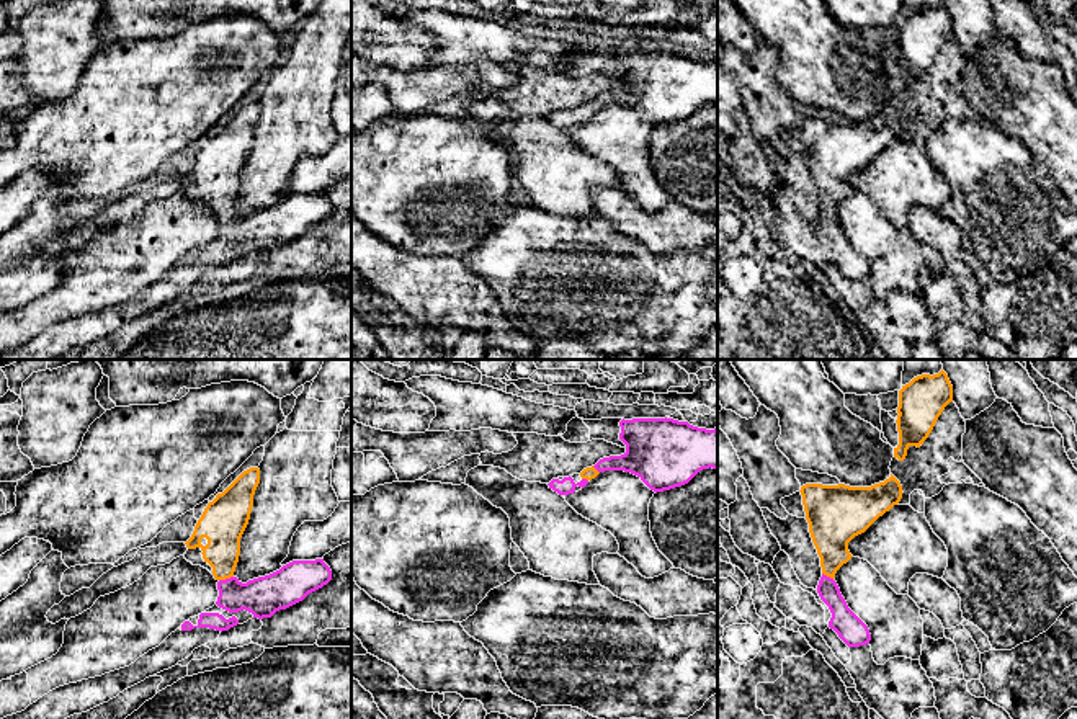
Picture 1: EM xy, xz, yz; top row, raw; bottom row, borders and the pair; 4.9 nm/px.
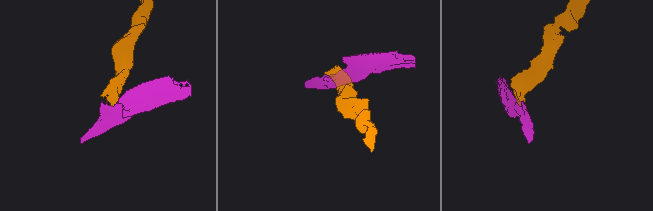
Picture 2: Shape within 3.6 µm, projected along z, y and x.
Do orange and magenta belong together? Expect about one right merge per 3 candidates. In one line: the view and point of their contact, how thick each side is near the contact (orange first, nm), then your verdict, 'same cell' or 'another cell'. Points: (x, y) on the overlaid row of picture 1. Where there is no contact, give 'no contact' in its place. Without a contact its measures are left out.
meets orange in xy at (226, 577); 200 nm thick on the orange side, 200 nm on the other; same cell

